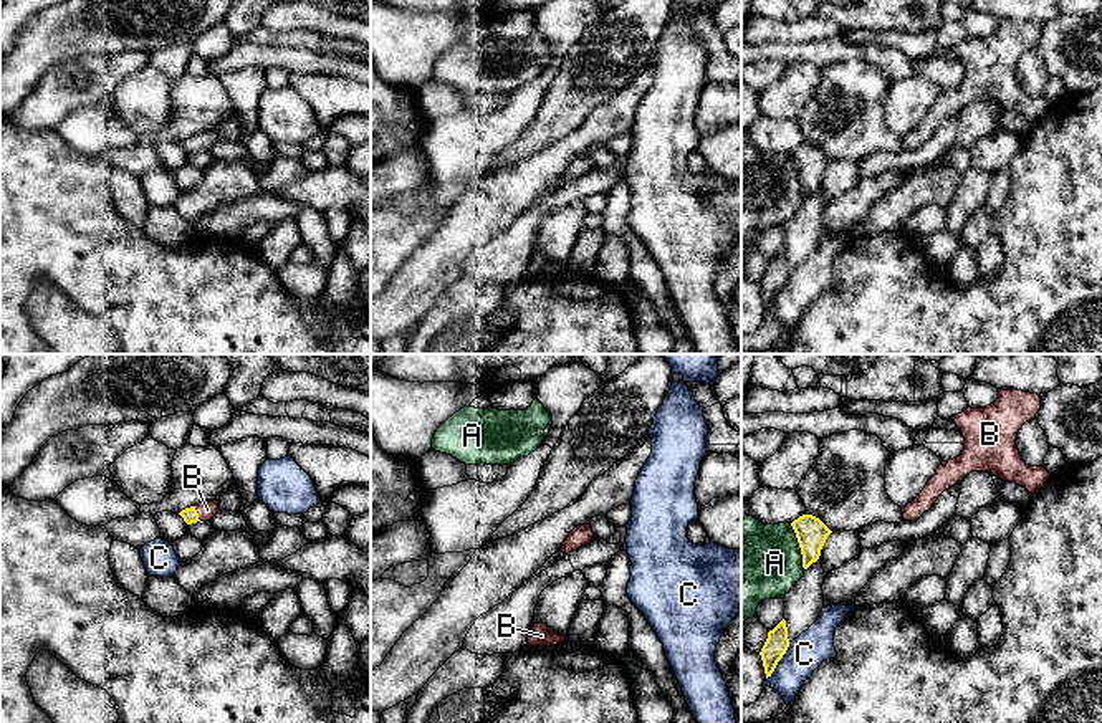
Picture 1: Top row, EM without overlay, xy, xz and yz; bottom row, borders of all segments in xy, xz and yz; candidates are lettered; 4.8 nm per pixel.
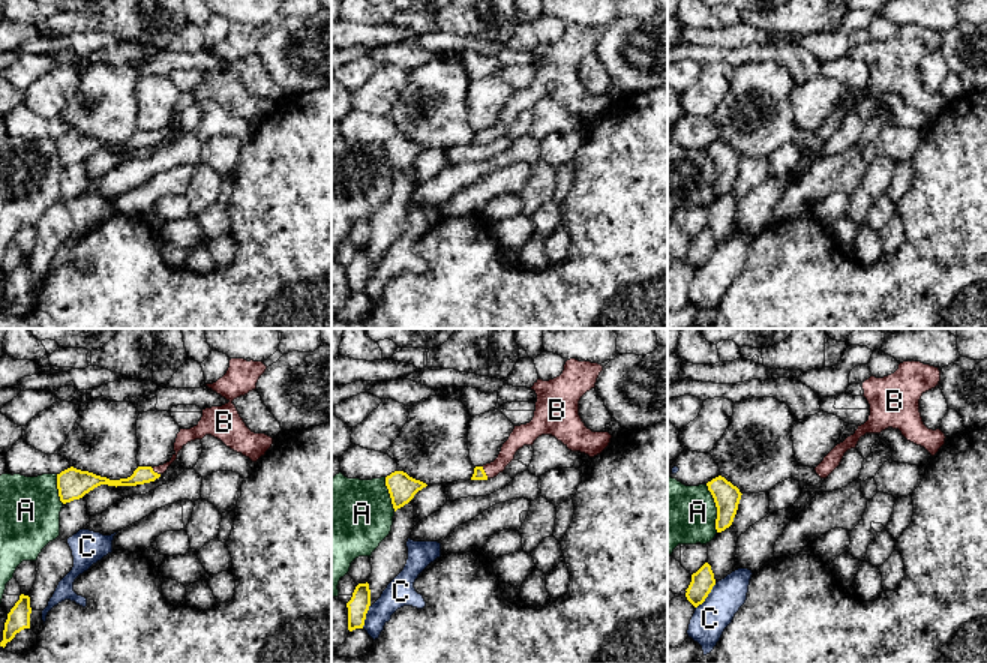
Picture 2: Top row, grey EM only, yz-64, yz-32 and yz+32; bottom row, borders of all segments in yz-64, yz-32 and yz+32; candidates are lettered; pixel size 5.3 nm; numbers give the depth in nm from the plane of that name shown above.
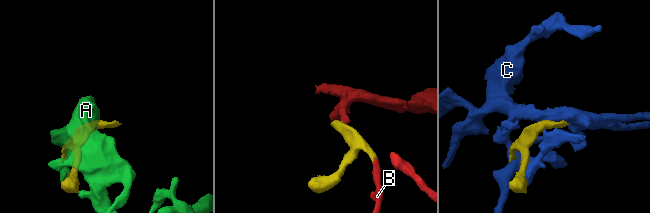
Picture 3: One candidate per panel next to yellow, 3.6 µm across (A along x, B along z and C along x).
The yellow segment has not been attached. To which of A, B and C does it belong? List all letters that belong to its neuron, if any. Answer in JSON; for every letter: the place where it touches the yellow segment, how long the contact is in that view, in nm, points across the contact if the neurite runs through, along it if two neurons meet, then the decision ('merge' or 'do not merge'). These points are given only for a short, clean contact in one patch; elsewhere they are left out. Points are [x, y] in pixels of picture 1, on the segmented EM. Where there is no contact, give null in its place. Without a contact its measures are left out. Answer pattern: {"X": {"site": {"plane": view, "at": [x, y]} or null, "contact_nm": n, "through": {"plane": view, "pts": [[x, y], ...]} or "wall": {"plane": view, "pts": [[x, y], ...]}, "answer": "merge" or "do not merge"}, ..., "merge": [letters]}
{"A": {"site": {"plane": "yz", "at": [800, 546]}, "contact_nm": 240, "answer": "do not merge"}, "B": {"site": {"plane": "xy", "at": [197, 513]}, "contact_nm": 80, "answer": "merge"}, "C": {"site": {"plane": "yz", "at": [780, 659]}, "contact_nm": 220, "answer": "do not merge"}, "merge": ["B"]}

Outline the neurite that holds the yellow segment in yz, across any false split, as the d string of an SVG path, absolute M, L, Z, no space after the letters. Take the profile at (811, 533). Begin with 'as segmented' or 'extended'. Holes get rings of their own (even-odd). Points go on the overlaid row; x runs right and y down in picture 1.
as segmented | M803 515L791 523L803 554L803 567L807 569L821 556L821 549L832 533L819 518Z

